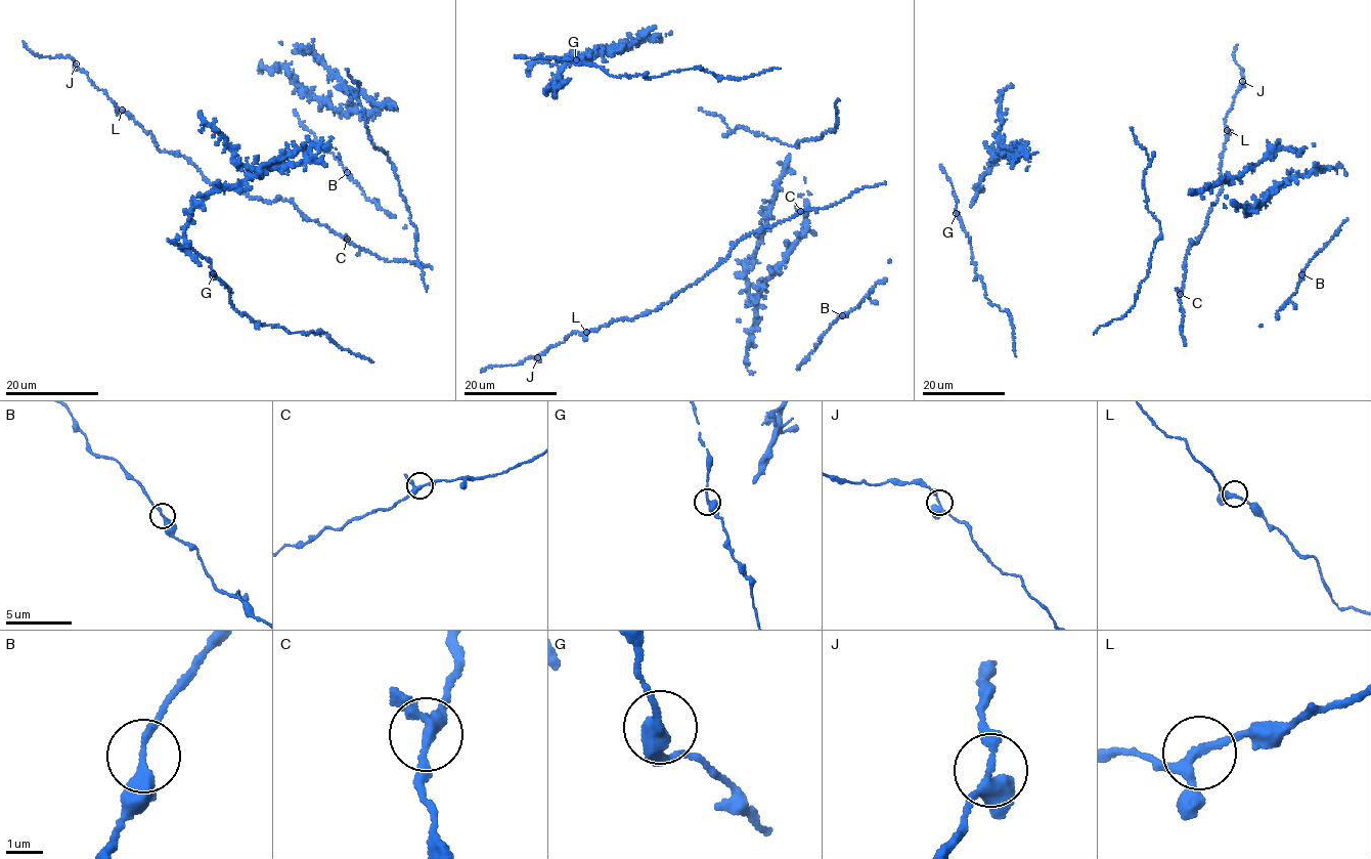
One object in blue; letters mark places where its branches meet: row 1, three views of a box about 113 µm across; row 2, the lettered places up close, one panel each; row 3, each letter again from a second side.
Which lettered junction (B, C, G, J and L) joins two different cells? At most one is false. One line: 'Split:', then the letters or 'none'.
Split: none

